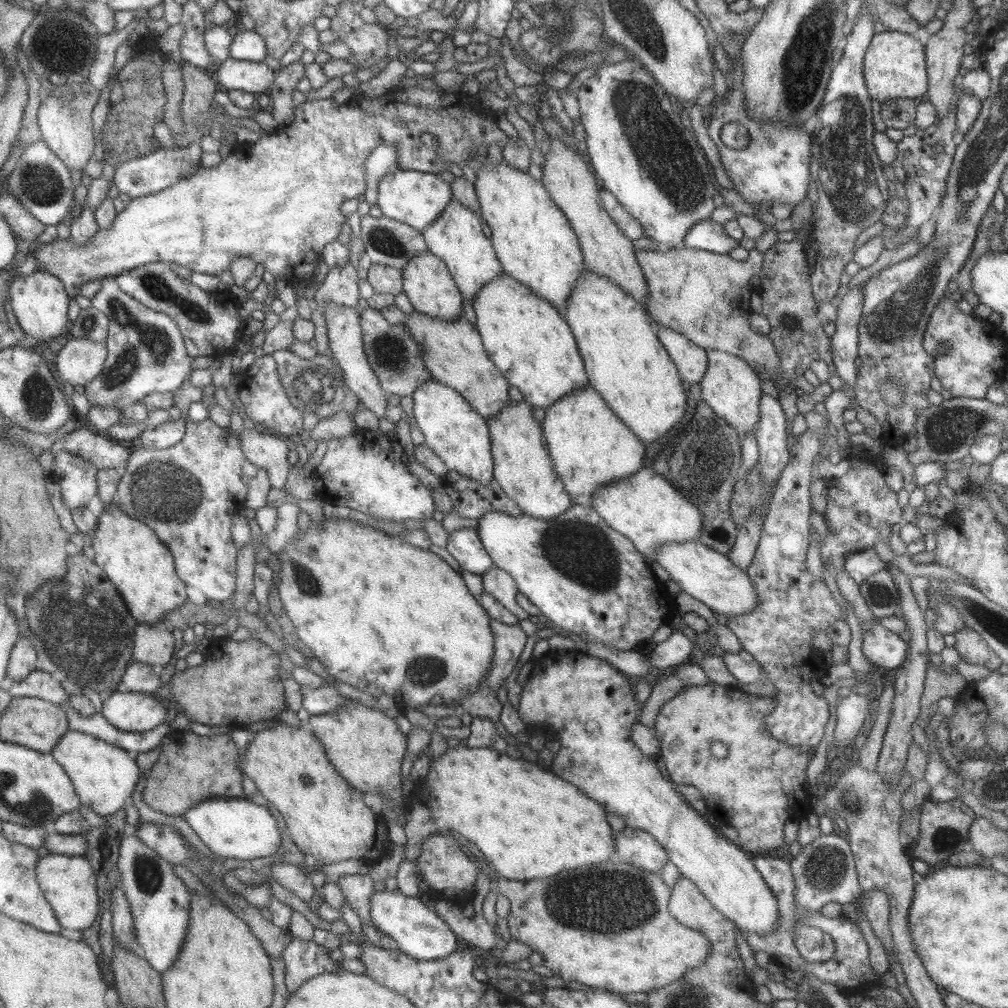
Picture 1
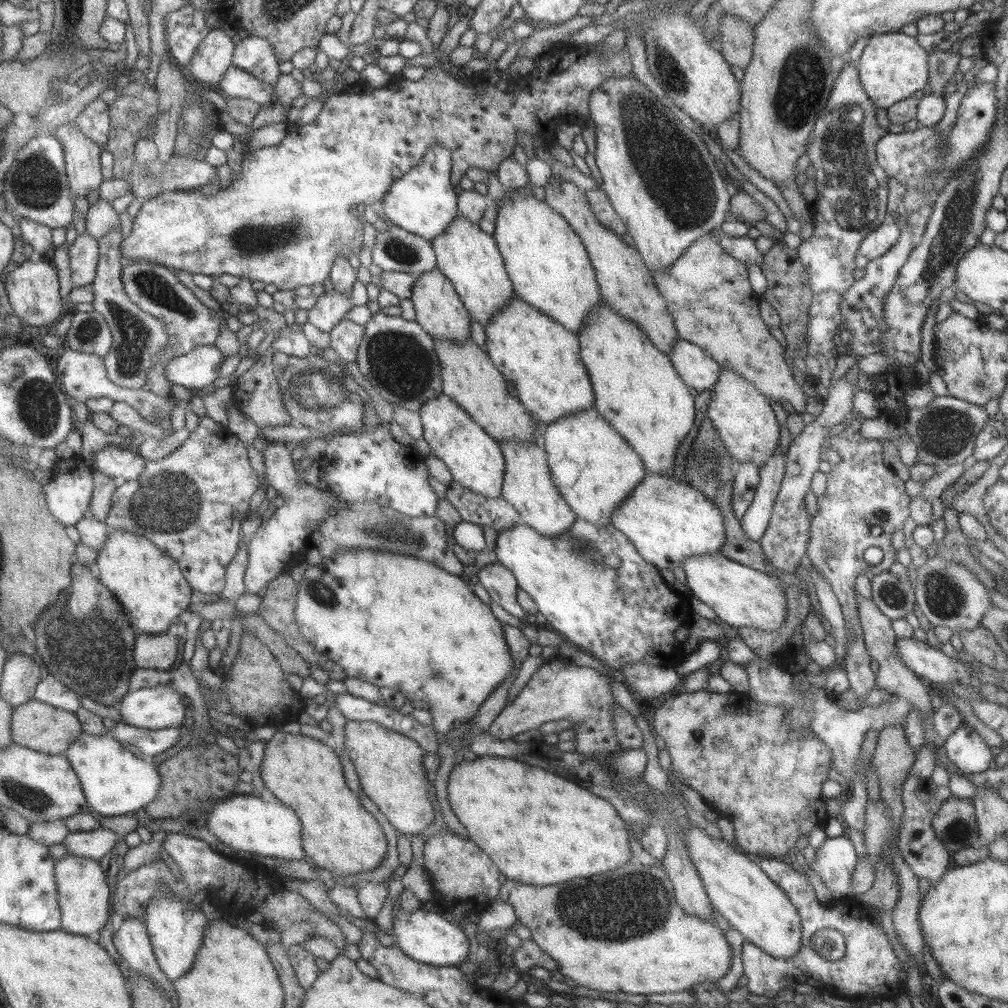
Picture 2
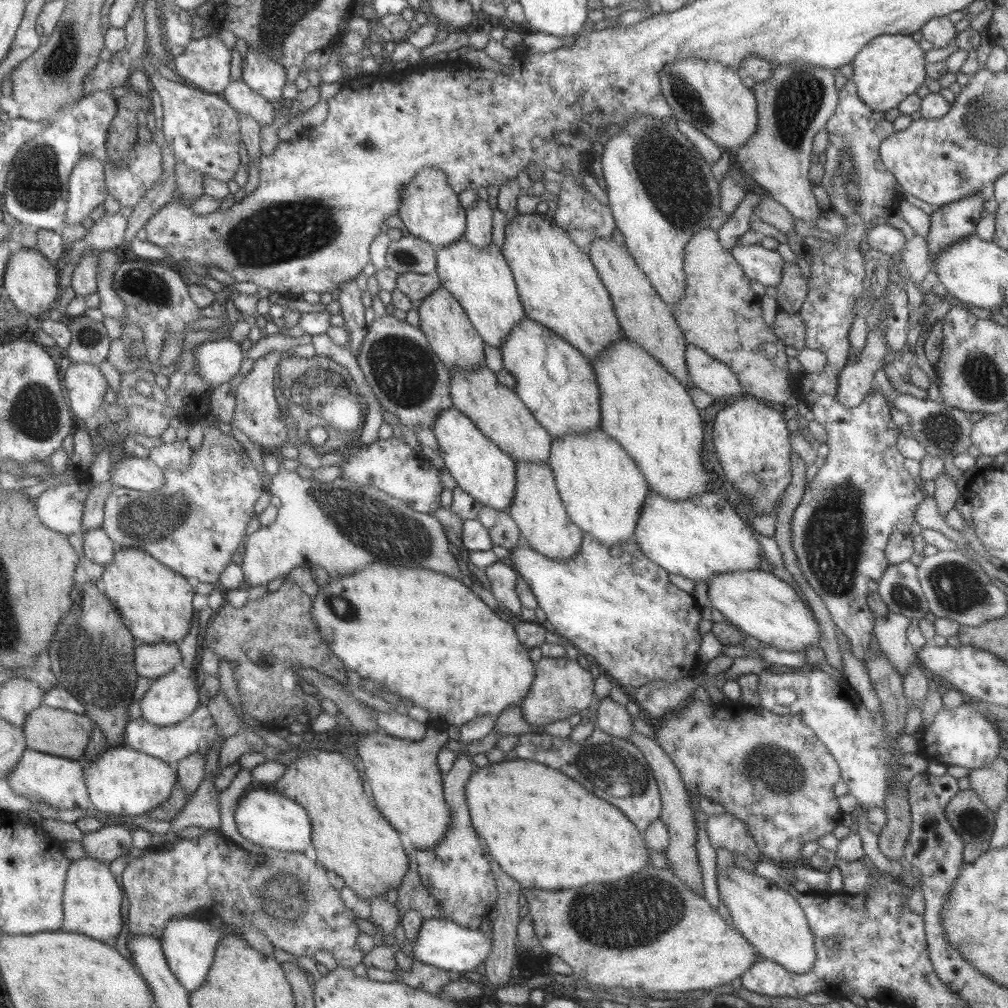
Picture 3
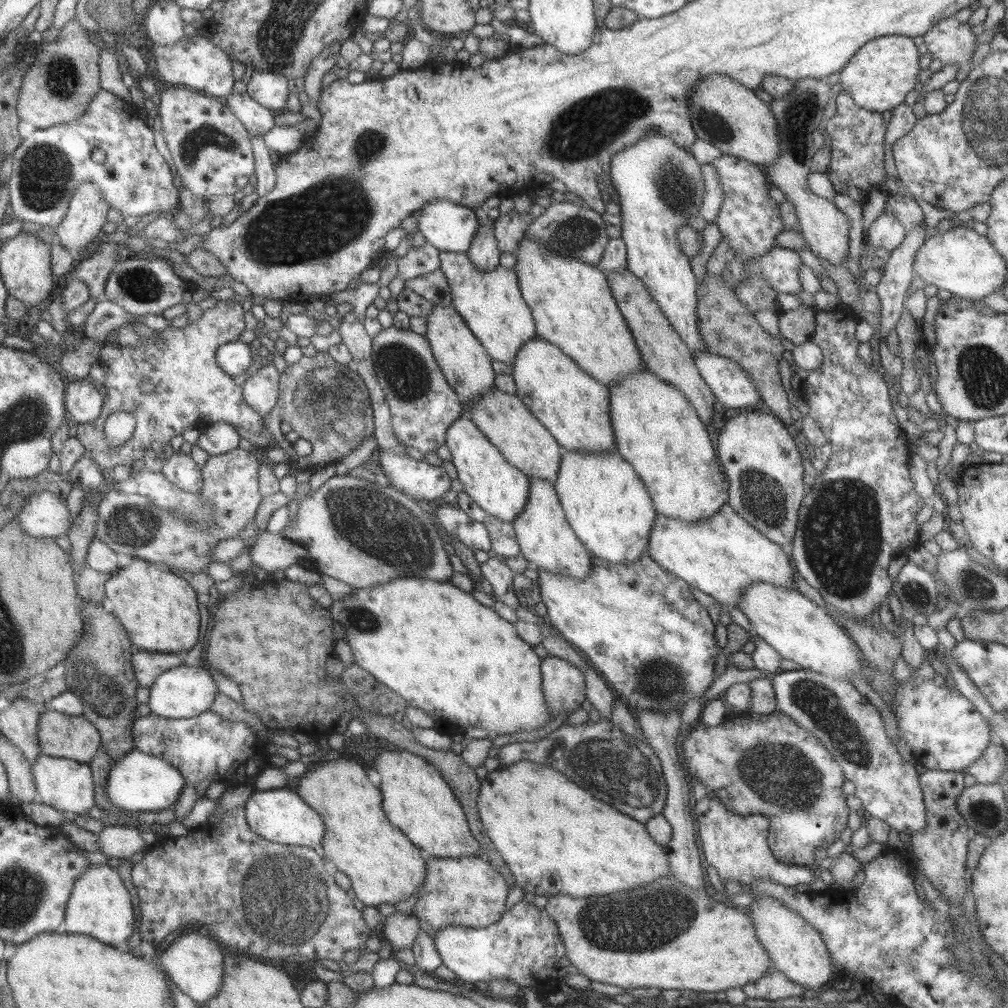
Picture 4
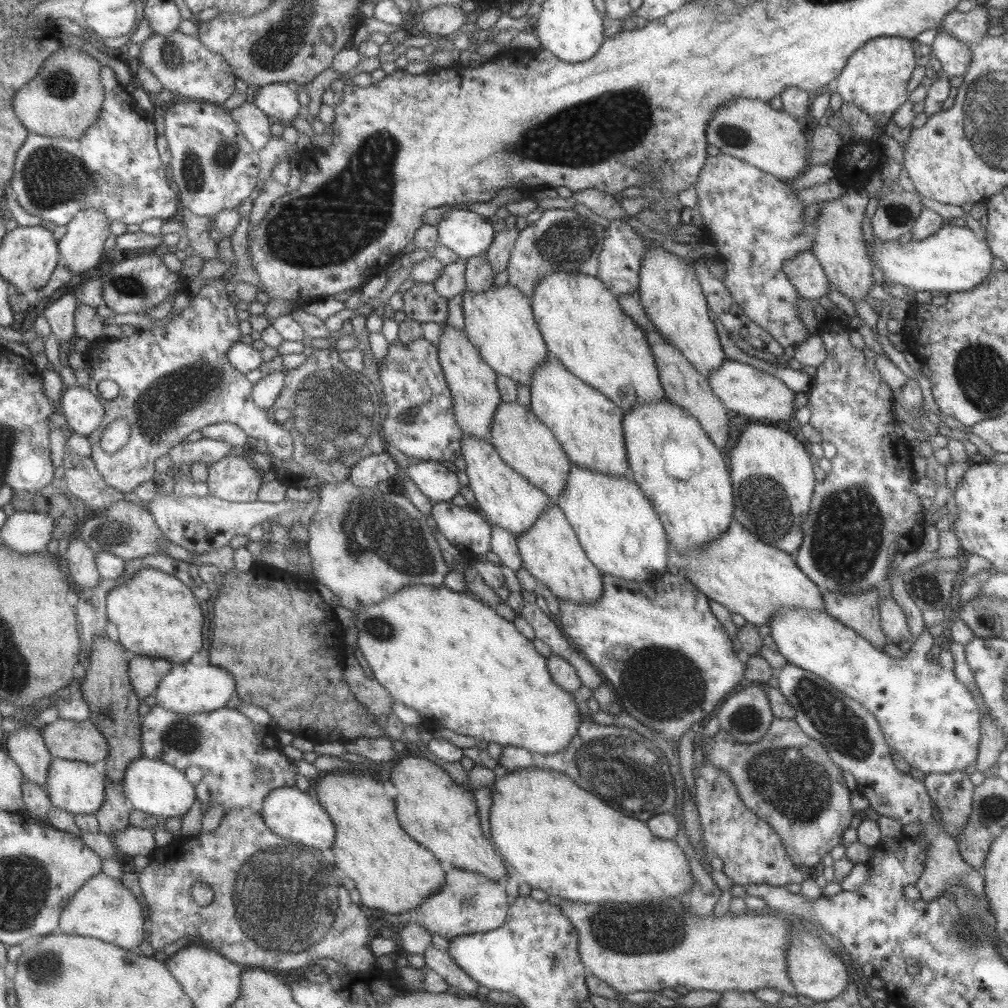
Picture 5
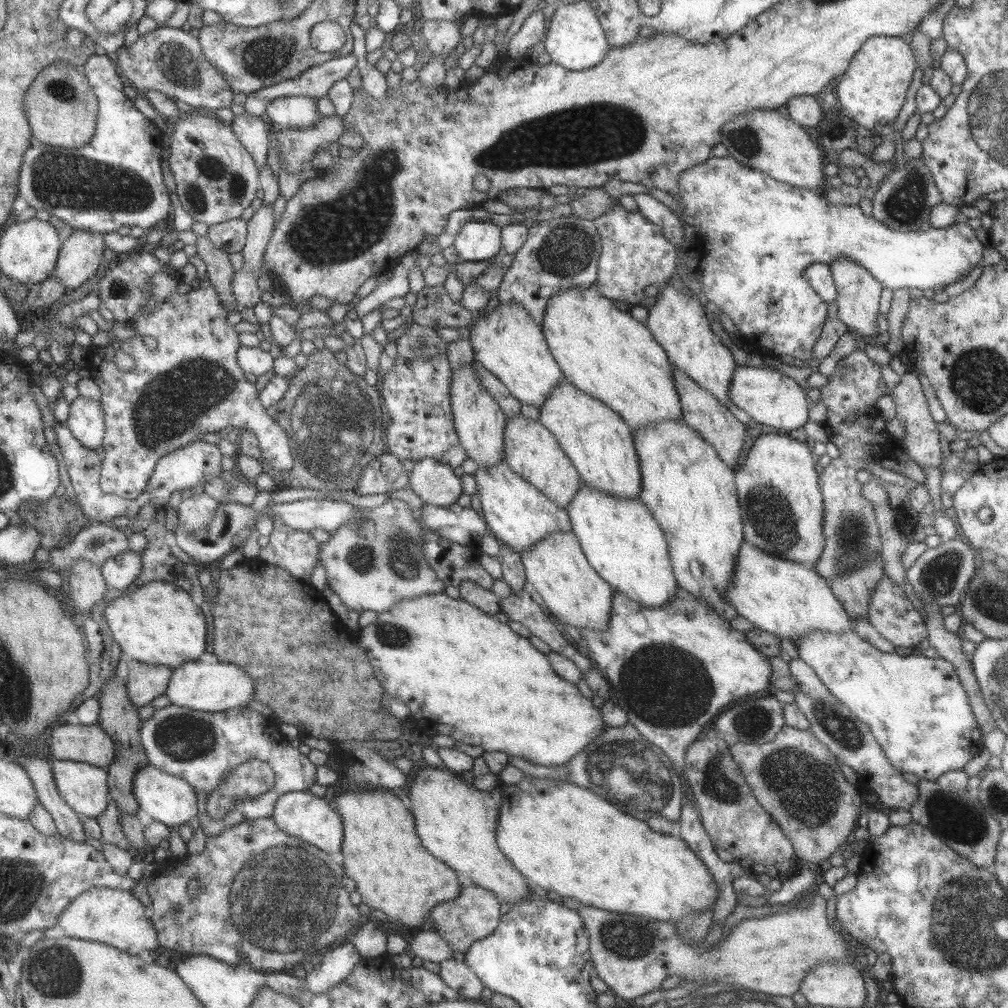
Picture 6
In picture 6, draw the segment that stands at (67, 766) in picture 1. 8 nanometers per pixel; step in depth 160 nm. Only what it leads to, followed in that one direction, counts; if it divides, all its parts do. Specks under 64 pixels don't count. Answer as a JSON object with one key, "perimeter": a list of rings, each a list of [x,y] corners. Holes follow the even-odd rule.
{"perimeter":[[[151,764],[143,767],[134,778],[134,793],[140,802],[140,808],[146,811],[155,821],[178,827],[191,822],[191,818],[199,816],[198,792],[183,777],[157,768]]]}

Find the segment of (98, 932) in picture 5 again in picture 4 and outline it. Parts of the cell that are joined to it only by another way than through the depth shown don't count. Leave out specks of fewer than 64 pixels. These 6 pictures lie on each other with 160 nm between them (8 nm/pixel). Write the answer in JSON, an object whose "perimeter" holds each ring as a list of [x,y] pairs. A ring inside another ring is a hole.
{"perimeter":[[[116,862],[94,864],[77,879],[66,910],[66,933],[91,936],[104,944],[123,947],[137,922],[129,890],[116,869]]]}

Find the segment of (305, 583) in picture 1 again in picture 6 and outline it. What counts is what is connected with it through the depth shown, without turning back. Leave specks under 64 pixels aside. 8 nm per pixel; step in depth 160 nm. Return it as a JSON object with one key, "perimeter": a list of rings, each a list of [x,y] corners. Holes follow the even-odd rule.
{"perimeter":[[[425,593],[419,596],[397,601],[390,609],[376,614],[373,622],[360,629],[359,644],[362,644],[364,655],[372,666],[379,684],[384,692],[397,700],[400,700],[410,711],[409,720],[412,726],[417,726],[421,732],[425,732],[428,738],[421,742],[427,746],[432,736],[444,734],[454,738],[459,743],[480,746],[482,750],[499,751],[505,754],[520,756],[530,763],[553,766],[566,763],[576,752],[579,752],[595,735],[598,735],[605,726],[601,721],[600,710],[593,707],[591,699],[587,699],[579,693],[575,684],[565,682],[553,672],[547,655],[535,649],[528,638],[519,636],[507,623],[497,621],[494,616],[479,610],[461,598],[453,599],[445,593]]]}

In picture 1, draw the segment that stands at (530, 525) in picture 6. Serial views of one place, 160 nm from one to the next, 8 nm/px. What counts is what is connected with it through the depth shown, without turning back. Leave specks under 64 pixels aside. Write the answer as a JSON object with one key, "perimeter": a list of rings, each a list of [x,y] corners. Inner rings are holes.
{"perimeter":[[[431,378],[412,392],[413,422],[425,438],[424,445],[448,470],[487,486],[492,478],[493,458],[486,420],[454,388]]]}

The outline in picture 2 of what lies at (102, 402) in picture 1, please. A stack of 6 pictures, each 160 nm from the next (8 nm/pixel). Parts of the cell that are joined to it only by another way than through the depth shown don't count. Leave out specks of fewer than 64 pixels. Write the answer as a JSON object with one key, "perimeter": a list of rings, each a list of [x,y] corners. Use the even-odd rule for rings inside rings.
{"perimeter":[[[117,227],[113,232],[107,232],[100,242],[100,261],[96,279],[93,282],[95,291],[95,300],[93,302],[94,310],[105,315],[115,342],[104,357],[108,376],[120,387],[123,388],[147,388],[145,384],[149,382],[147,374],[153,370],[156,355],[164,352],[166,348],[171,347],[170,332],[166,324],[159,317],[145,312],[138,304],[130,299],[123,285],[122,272],[125,262],[122,258],[123,232],[121,227]],[[199,346],[189,354],[176,356],[168,363],[161,364],[161,367],[165,377],[173,384],[180,384],[188,389],[211,389],[225,358],[217,346]]]}

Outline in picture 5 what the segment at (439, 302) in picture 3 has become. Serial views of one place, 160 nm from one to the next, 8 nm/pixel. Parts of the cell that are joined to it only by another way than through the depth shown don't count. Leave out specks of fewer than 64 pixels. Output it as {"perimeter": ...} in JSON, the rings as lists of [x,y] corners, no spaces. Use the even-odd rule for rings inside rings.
{"perimeter":[[[443,323],[438,338],[437,358],[450,390],[457,428],[462,434],[469,434],[489,442],[491,419],[495,407],[502,401],[496,387],[496,372],[492,371],[479,356],[464,331]]]}

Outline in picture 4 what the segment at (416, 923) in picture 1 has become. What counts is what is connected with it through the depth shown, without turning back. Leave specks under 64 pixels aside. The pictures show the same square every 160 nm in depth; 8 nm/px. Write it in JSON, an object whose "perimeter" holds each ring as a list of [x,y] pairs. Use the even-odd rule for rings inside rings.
{"perimeter":[[[518,901],[511,909],[506,909],[501,918],[494,924],[481,928],[469,928],[461,926],[447,926],[433,934],[433,947],[441,959],[442,965],[447,967],[459,982],[491,982],[495,978],[507,978],[519,988],[532,989],[539,999],[547,994],[556,992],[557,984],[565,982],[569,974],[569,960],[565,956],[565,947],[561,943],[561,937],[557,933],[555,923],[547,917],[543,908],[536,908],[532,903]]]}

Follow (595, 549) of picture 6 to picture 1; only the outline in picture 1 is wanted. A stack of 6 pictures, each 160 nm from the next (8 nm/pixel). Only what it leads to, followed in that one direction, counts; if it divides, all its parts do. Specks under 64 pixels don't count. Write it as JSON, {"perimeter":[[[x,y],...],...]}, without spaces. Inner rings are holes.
{"perimeter":[[[589,385],[576,388],[569,394],[560,396],[554,400],[545,410],[544,419],[540,424],[542,437],[545,438],[547,456],[553,464],[553,469],[563,483],[563,488],[569,496],[572,504],[590,506],[591,494],[610,483],[638,471],[647,464],[645,460],[645,445],[639,442],[639,438],[619,420],[618,416],[607,406],[601,395]]]}

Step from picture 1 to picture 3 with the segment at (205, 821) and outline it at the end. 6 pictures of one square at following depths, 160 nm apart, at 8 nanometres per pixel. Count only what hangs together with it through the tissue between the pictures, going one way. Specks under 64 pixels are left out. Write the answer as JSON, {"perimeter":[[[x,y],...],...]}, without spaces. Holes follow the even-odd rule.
{"perimeter":[[[264,789],[248,791],[240,800],[235,811],[240,833],[255,846],[274,848],[283,852],[305,852],[310,841],[311,823],[307,811],[298,801],[279,792],[269,792]]]}

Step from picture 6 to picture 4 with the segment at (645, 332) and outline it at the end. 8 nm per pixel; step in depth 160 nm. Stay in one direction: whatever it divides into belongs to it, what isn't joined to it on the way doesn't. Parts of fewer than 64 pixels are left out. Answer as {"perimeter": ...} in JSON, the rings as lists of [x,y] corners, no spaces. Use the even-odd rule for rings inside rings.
{"perimeter":[[[522,237],[516,246],[516,261],[511,269],[516,274],[520,295],[531,311],[537,337],[554,344],[564,355],[570,356],[580,369],[607,388],[621,377],[645,369],[633,335],[612,297],[606,276],[597,265],[550,251],[539,244],[539,240]]]}

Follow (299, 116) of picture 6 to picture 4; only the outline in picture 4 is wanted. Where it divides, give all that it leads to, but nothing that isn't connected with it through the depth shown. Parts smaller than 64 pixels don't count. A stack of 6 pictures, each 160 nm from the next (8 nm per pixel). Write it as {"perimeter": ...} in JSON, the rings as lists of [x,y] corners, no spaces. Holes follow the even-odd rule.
{"perimeter":[[[253,70],[248,83],[248,94],[274,112],[286,111],[289,102],[289,80],[275,71]]]}

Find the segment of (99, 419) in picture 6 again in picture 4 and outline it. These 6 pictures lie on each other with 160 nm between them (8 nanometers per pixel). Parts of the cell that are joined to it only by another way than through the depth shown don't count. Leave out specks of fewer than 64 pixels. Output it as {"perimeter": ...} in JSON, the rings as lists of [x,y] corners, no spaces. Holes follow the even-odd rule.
{"perimeter":[[[85,379],[70,380],[66,390],[66,403],[69,419],[77,425],[89,424],[102,415],[105,398],[99,385]]]}

